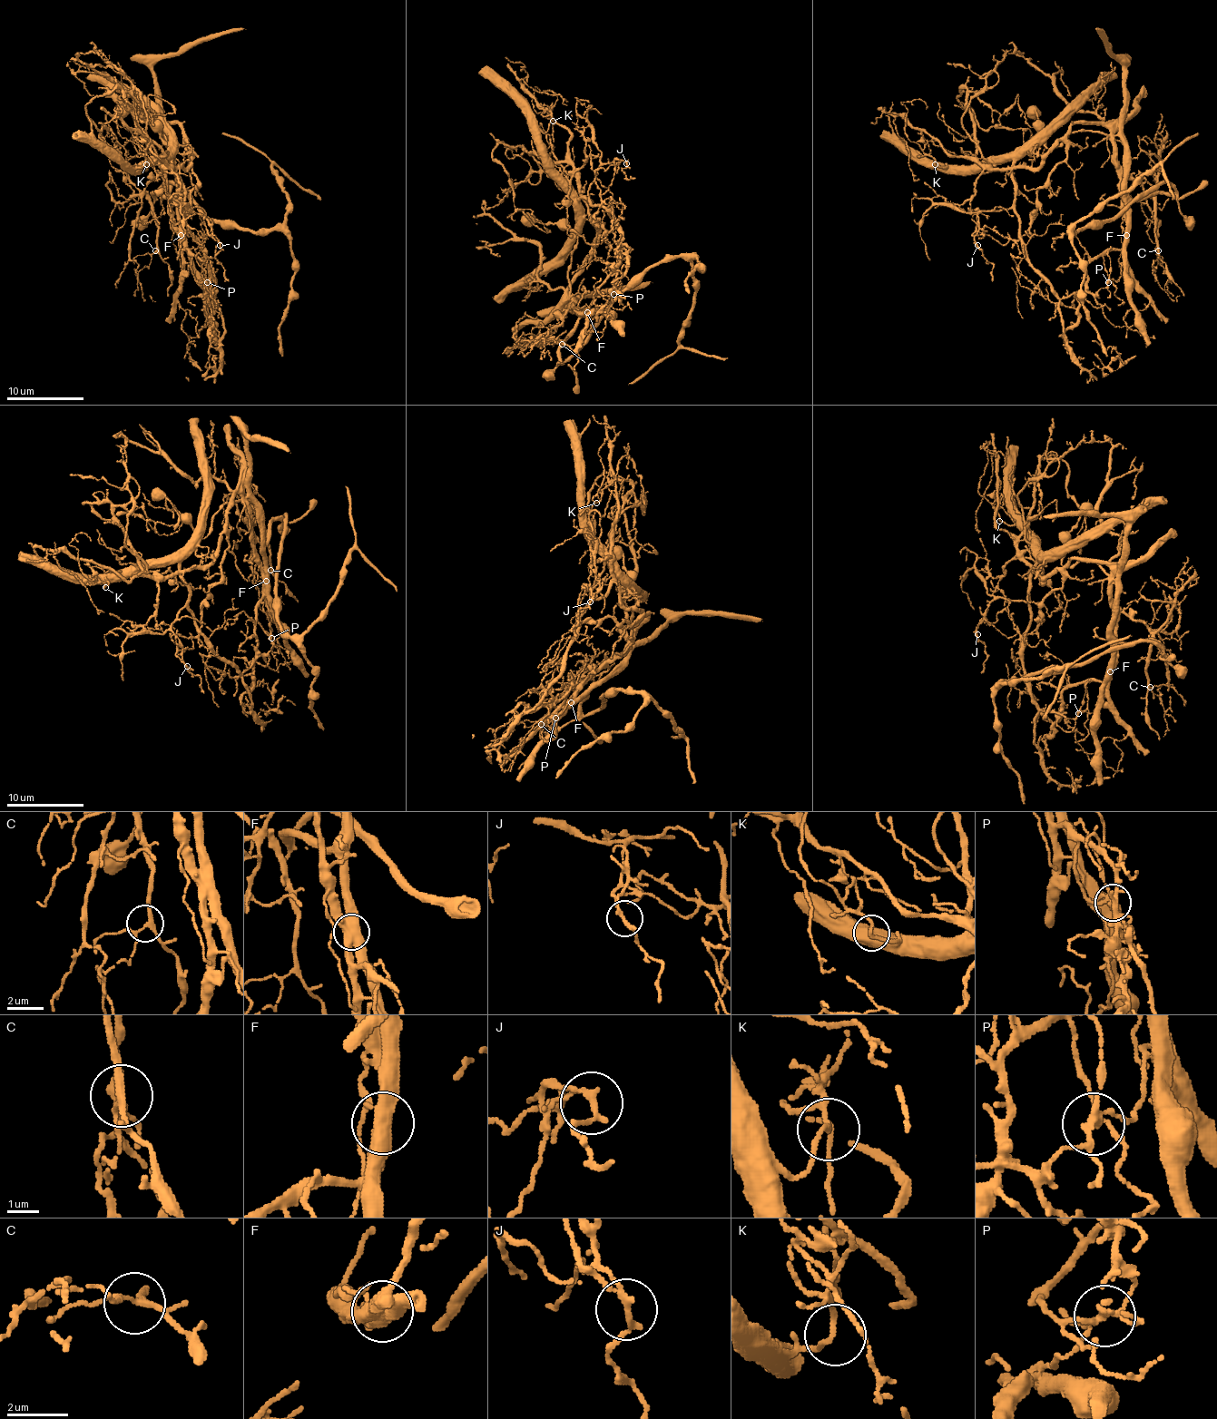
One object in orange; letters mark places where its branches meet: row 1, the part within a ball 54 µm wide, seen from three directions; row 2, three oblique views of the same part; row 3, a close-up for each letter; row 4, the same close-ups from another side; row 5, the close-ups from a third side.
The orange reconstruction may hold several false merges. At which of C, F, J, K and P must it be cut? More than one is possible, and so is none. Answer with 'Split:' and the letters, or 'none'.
Split: F, J, P

